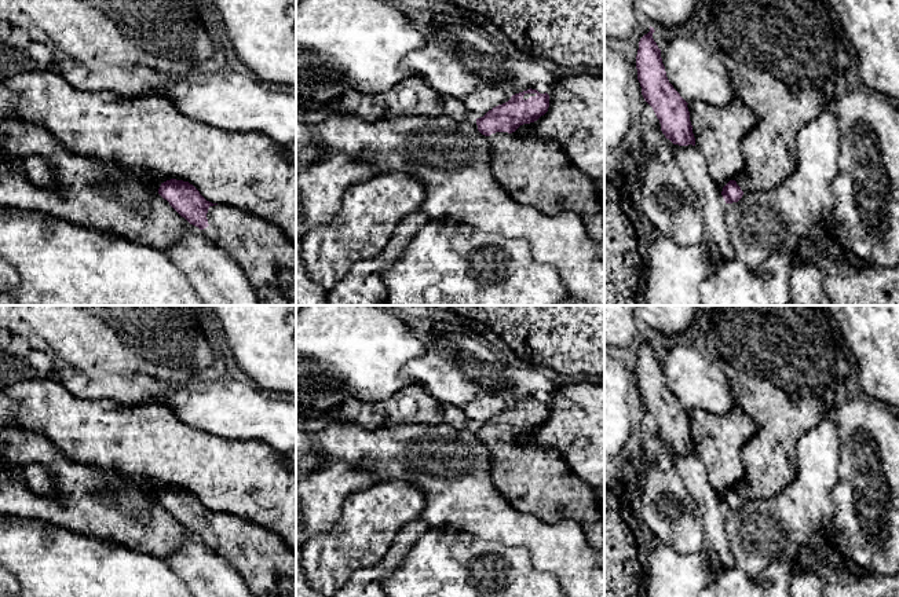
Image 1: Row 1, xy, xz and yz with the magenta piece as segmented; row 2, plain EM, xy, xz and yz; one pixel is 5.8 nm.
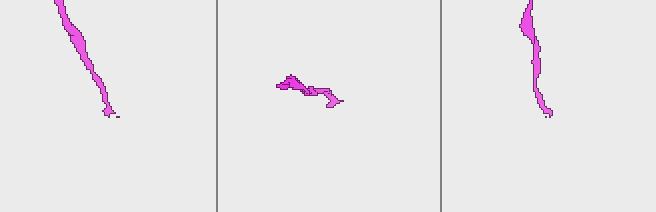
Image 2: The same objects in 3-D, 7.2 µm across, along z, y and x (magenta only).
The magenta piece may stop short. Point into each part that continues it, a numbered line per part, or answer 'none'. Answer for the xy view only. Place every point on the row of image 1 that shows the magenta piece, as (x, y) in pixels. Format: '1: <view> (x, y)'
1: xy (269, 259)

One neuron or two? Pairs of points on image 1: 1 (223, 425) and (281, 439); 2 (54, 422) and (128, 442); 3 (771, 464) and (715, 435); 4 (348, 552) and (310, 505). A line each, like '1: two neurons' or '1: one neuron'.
1: one neuron
2: one neuron
3: two neurons
4: two neurons

